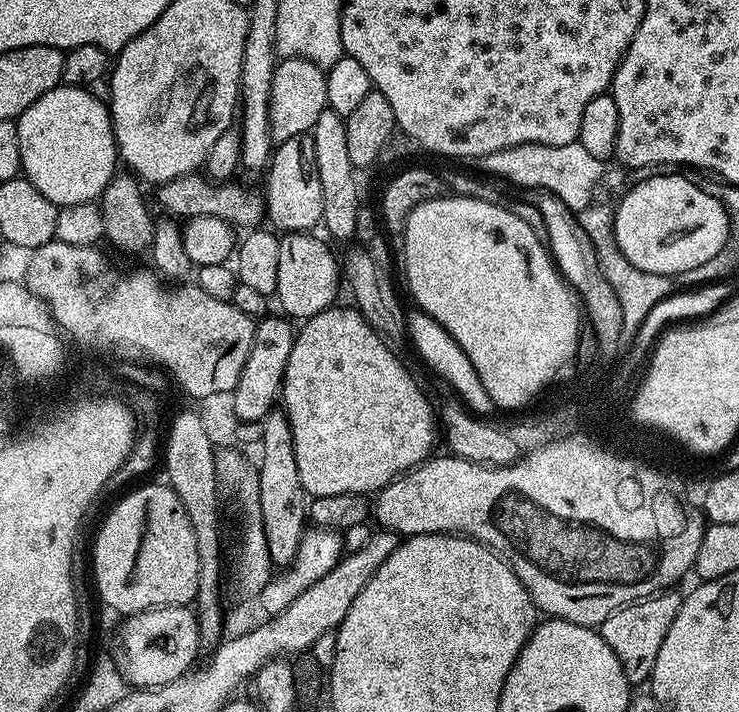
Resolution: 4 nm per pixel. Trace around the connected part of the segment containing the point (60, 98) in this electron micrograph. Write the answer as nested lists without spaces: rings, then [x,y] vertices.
[[[57,86],[51,88],[46,94],[42,94],[42,98],[38,98],[26,109],[16,120],[18,126],[18,142],[22,146],[22,172],[28,181],[37,188],[42,194],[46,194],[46,198],[50,198],[50,202],[60,208],[66,206],[74,206],[78,202],[96,202],[99,201],[106,190],[107,184],[111,181],[113,175],[118,171],[118,149],[116,147],[116,135],[112,129],[112,115],[108,112],[107,103],[103,99],[100,100],[95,96],[95,91],[86,88],[73,88],[71,86]]]

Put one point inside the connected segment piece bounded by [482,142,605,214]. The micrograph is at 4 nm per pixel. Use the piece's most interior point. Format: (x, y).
(569, 172)

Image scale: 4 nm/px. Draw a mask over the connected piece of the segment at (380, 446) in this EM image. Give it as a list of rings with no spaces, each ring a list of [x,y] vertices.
[[[333,306],[324,312],[314,314],[309,320],[299,325],[296,341],[290,350],[290,358],[286,362],[286,374],[284,375],[284,387],[282,389],[282,410],[288,416],[290,430],[294,434],[294,458],[298,458],[298,478],[302,478],[302,486],[309,497],[329,496],[330,494],[375,494],[385,488],[391,480],[404,475],[418,464],[433,455],[436,440],[438,444],[438,416],[432,413],[432,404],[428,396],[416,385],[414,377],[408,373],[408,368],[399,359],[397,353],[382,342],[382,338],[368,325],[366,318],[355,307],[340,308]]]

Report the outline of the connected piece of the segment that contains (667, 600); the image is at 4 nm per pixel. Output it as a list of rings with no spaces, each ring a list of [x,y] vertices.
[[[676,590],[658,592],[645,600],[637,600],[635,604],[625,604],[599,625],[601,638],[608,643],[610,650],[614,650],[614,654],[618,654],[618,662],[622,662],[629,685],[647,685],[651,681],[654,662],[658,662],[658,650],[662,650],[662,642],[666,642],[666,634],[670,634],[681,599],[681,593],[676,593]]]

